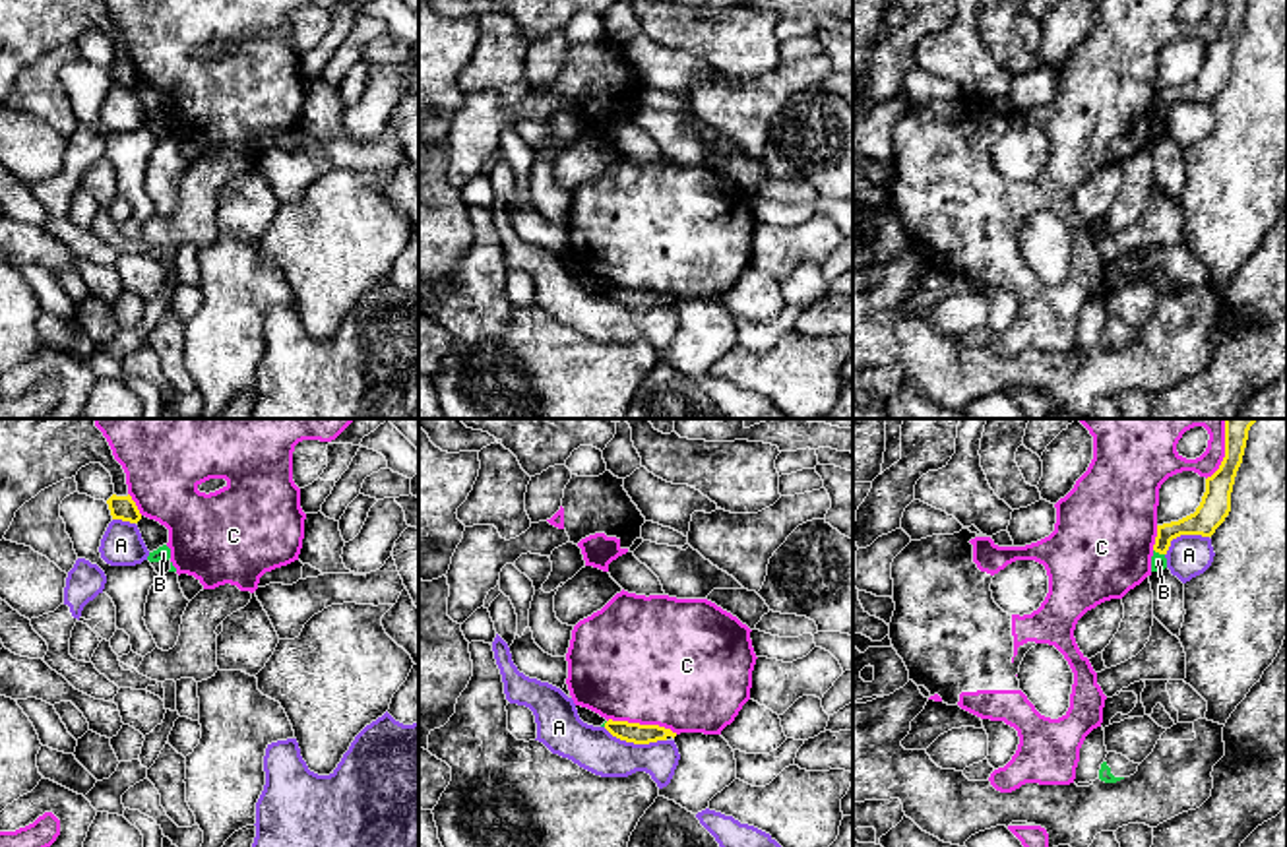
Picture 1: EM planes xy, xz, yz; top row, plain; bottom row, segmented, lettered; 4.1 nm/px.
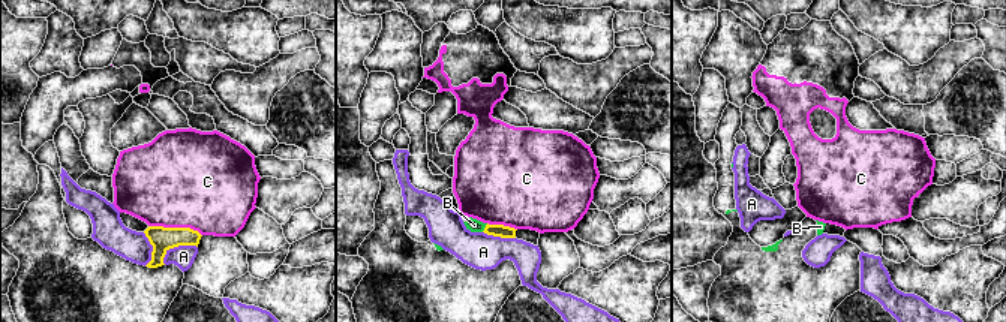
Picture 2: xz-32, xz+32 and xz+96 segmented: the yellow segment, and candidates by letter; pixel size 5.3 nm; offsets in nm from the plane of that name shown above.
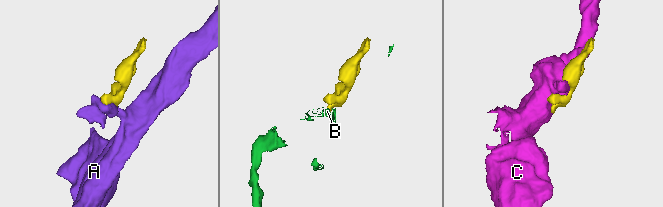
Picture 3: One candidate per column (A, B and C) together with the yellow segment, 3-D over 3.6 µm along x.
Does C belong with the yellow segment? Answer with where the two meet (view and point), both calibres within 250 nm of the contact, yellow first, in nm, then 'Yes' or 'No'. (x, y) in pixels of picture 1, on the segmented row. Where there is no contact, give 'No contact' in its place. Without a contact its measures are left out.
Touches yellow at xz (642, 725). Thickness 90 nm (yellow) against 480 nm. No

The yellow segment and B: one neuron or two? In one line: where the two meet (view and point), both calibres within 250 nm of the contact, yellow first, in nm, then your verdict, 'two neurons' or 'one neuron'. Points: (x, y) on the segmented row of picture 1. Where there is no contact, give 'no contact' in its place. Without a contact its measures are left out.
yz (1160, 553) | 120/60 nm | two neurons

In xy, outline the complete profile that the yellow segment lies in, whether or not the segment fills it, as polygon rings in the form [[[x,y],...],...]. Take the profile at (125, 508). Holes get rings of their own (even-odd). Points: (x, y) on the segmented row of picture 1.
[[[112,494],[107,500],[107,504],[109,504],[112,519],[122,519],[130,523],[138,523],[141,519],[141,514],[130,494],[128,496]]]

